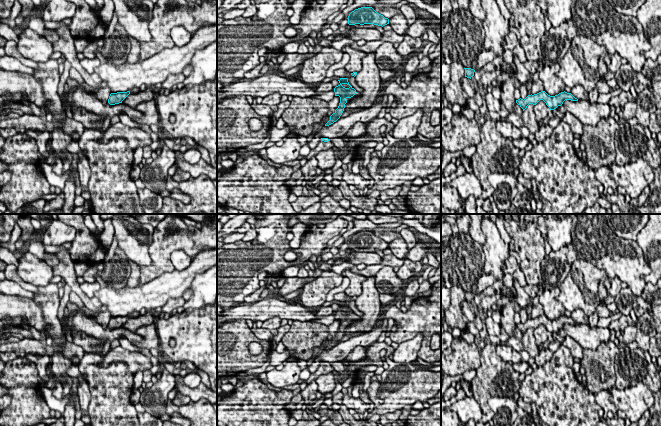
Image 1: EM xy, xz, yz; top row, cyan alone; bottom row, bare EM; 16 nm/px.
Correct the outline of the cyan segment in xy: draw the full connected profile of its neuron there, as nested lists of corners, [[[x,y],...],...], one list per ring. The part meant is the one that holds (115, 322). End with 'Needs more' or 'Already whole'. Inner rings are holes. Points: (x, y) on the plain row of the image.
[[[134,311],[133,313],[128,314],[127,316],[117,316],[111,317],[108,323],[108,327],[110,329],[115,329],[122,327],[122,325],[130,318],[130,317],[138,317],[140,312]]]. Needs more

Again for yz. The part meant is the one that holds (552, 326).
[[[541,315],[534,319],[528,319],[524,324],[518,323],[516,327],[523,333],[527,332],[529,328],[536,329],[540,324],[543,324],[550,334],[556,333],[561,330],[565,324],[578,325],[571,317],[561,316],[558,319],[550,320],[545,315]]]. Already whole

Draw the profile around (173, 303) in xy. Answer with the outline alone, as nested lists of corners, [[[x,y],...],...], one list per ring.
[[[183,297],[170,298],[168,300],[168,302],[164,306],[162,306],[161,312],[171,314],[174,309],[177,309],[179,307],[183,307],[185,302],[186,302],[186,300]]]

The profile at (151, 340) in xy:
[[[153,323],[140,327],[134,333],[142,336],[144,339],[140,342],[133,342],[133,345],[149,350],[152,348],[160,349],[160,340],[157,335],[156,326]]]

